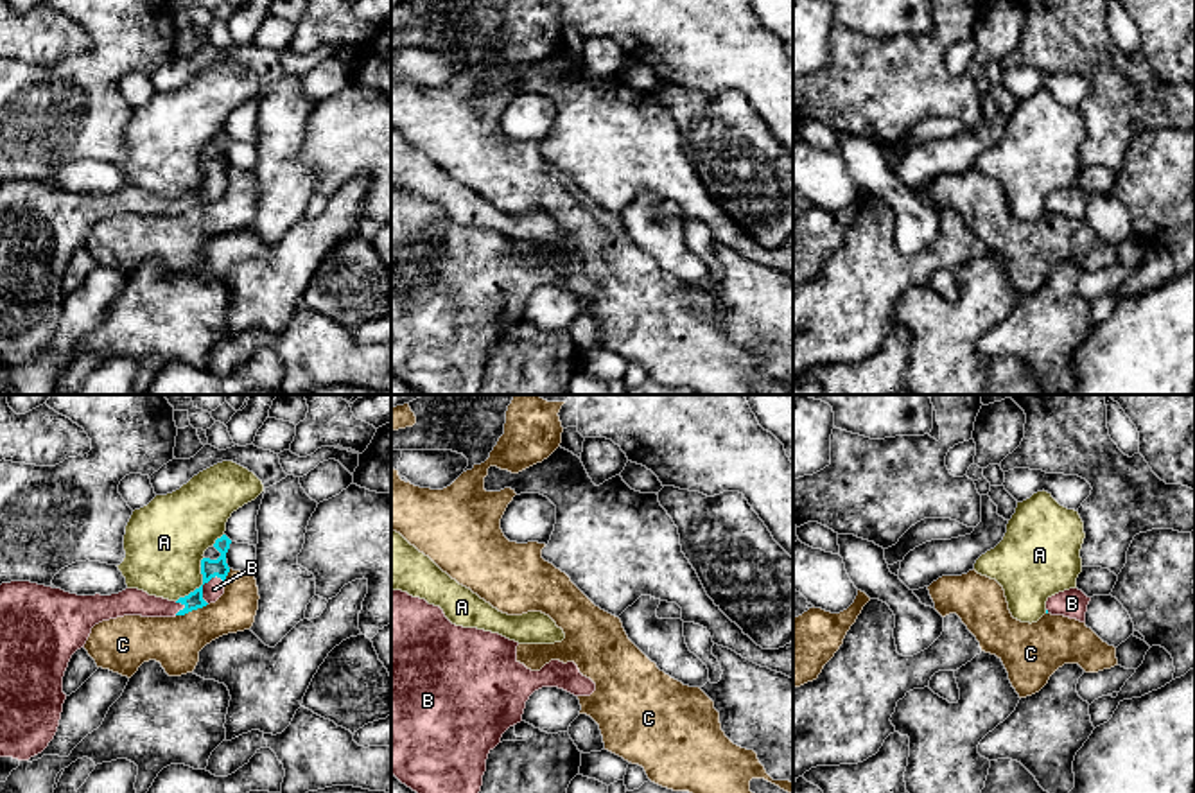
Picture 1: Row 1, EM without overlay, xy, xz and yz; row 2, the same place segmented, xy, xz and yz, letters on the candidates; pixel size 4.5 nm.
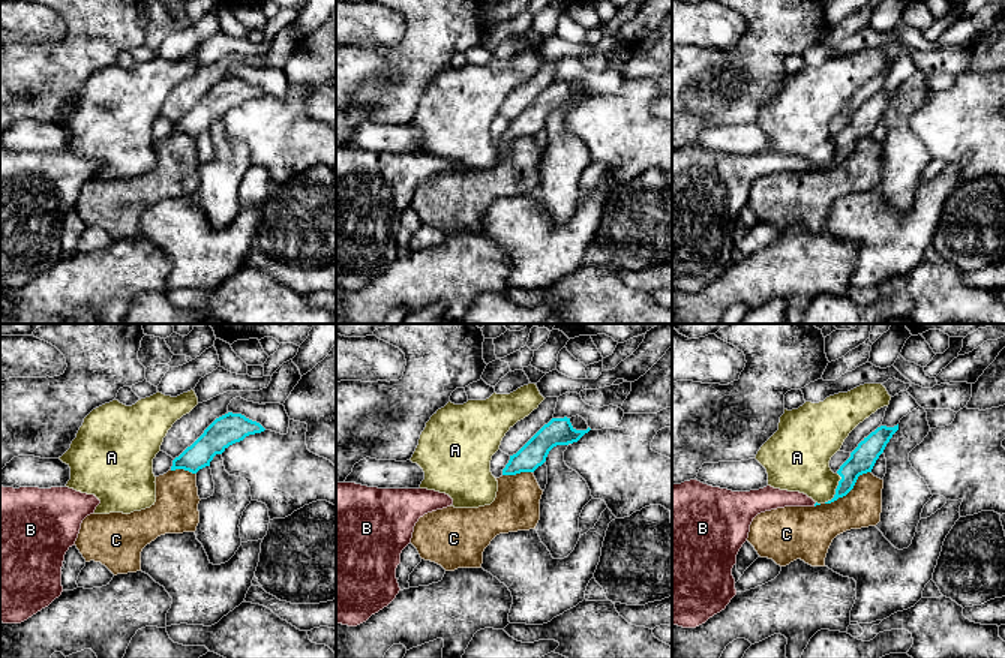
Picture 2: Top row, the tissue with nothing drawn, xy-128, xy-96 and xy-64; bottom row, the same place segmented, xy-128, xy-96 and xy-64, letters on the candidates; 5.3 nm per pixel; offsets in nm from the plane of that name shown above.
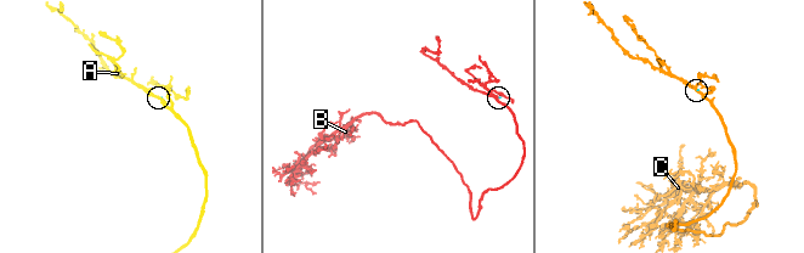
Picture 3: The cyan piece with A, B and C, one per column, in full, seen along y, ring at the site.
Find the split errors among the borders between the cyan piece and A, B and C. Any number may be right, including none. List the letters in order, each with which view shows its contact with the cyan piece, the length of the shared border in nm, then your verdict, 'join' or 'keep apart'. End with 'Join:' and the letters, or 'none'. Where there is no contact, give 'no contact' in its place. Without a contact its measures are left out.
A: contact in xy; length 240 nm; keep apart
B: contact in xy; length 140 nm; join
C: contact in xy; length 160 nm; keep apart
Join: B

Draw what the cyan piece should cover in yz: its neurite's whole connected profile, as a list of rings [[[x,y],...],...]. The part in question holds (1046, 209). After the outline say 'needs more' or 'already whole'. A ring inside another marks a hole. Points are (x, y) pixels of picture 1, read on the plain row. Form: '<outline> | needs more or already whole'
[[[1078,187],[1059,190],[1046,199],[1046,212],[1064,214],[1086,221],[1086,210],[1091,196]]] | needs more

